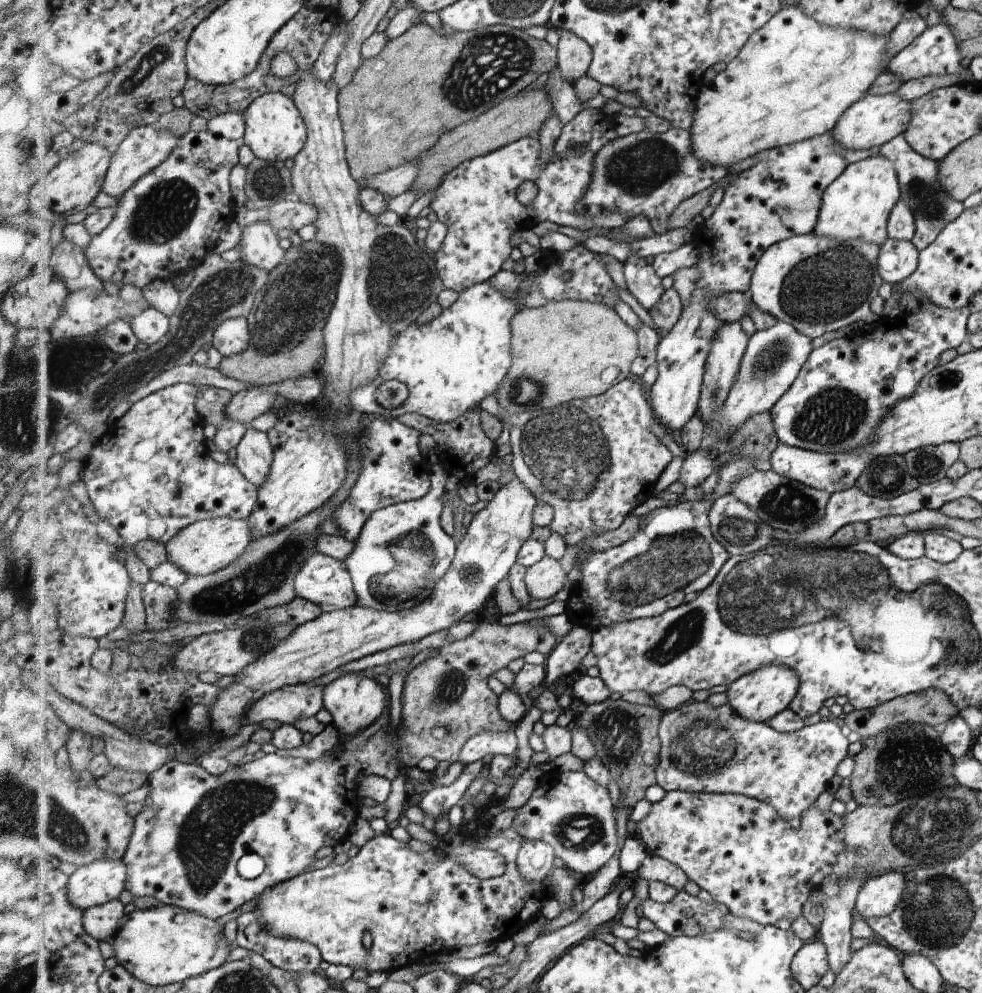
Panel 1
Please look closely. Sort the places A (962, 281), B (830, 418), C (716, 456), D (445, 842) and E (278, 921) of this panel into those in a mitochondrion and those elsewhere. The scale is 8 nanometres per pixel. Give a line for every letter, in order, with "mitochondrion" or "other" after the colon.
A: other
B: mitochondrion
C: other
D: other
E: other

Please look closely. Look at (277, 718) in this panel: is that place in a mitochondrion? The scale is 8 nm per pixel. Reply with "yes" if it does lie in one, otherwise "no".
no

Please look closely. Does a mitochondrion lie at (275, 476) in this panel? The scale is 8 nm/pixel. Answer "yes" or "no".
no

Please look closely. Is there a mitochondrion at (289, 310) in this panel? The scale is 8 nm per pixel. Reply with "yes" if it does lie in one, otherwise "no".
yes

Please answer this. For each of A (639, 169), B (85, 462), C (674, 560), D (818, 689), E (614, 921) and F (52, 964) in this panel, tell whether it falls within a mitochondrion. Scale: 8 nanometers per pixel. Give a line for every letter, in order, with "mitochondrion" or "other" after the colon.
A: mitochondrion
B: other
C: mitochondrion
D: other
E: other
F: other

